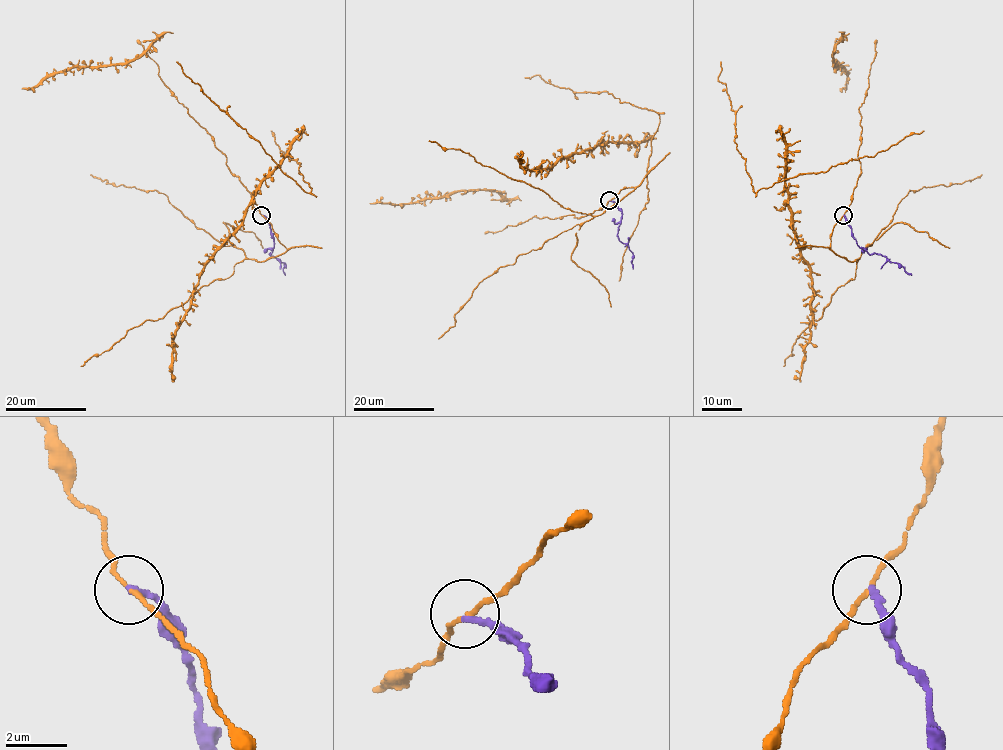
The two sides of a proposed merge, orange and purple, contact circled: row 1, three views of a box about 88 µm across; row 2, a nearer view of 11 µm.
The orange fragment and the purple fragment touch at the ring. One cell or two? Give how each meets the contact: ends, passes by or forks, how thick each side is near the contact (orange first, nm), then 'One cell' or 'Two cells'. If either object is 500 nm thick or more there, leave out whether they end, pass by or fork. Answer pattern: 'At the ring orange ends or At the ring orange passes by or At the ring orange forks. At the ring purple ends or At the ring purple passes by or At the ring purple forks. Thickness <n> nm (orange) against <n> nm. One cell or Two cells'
At the ring orange passes by. At the ring purple ends. Thickness 110 nm (orange) against 200 nm. Two cells

